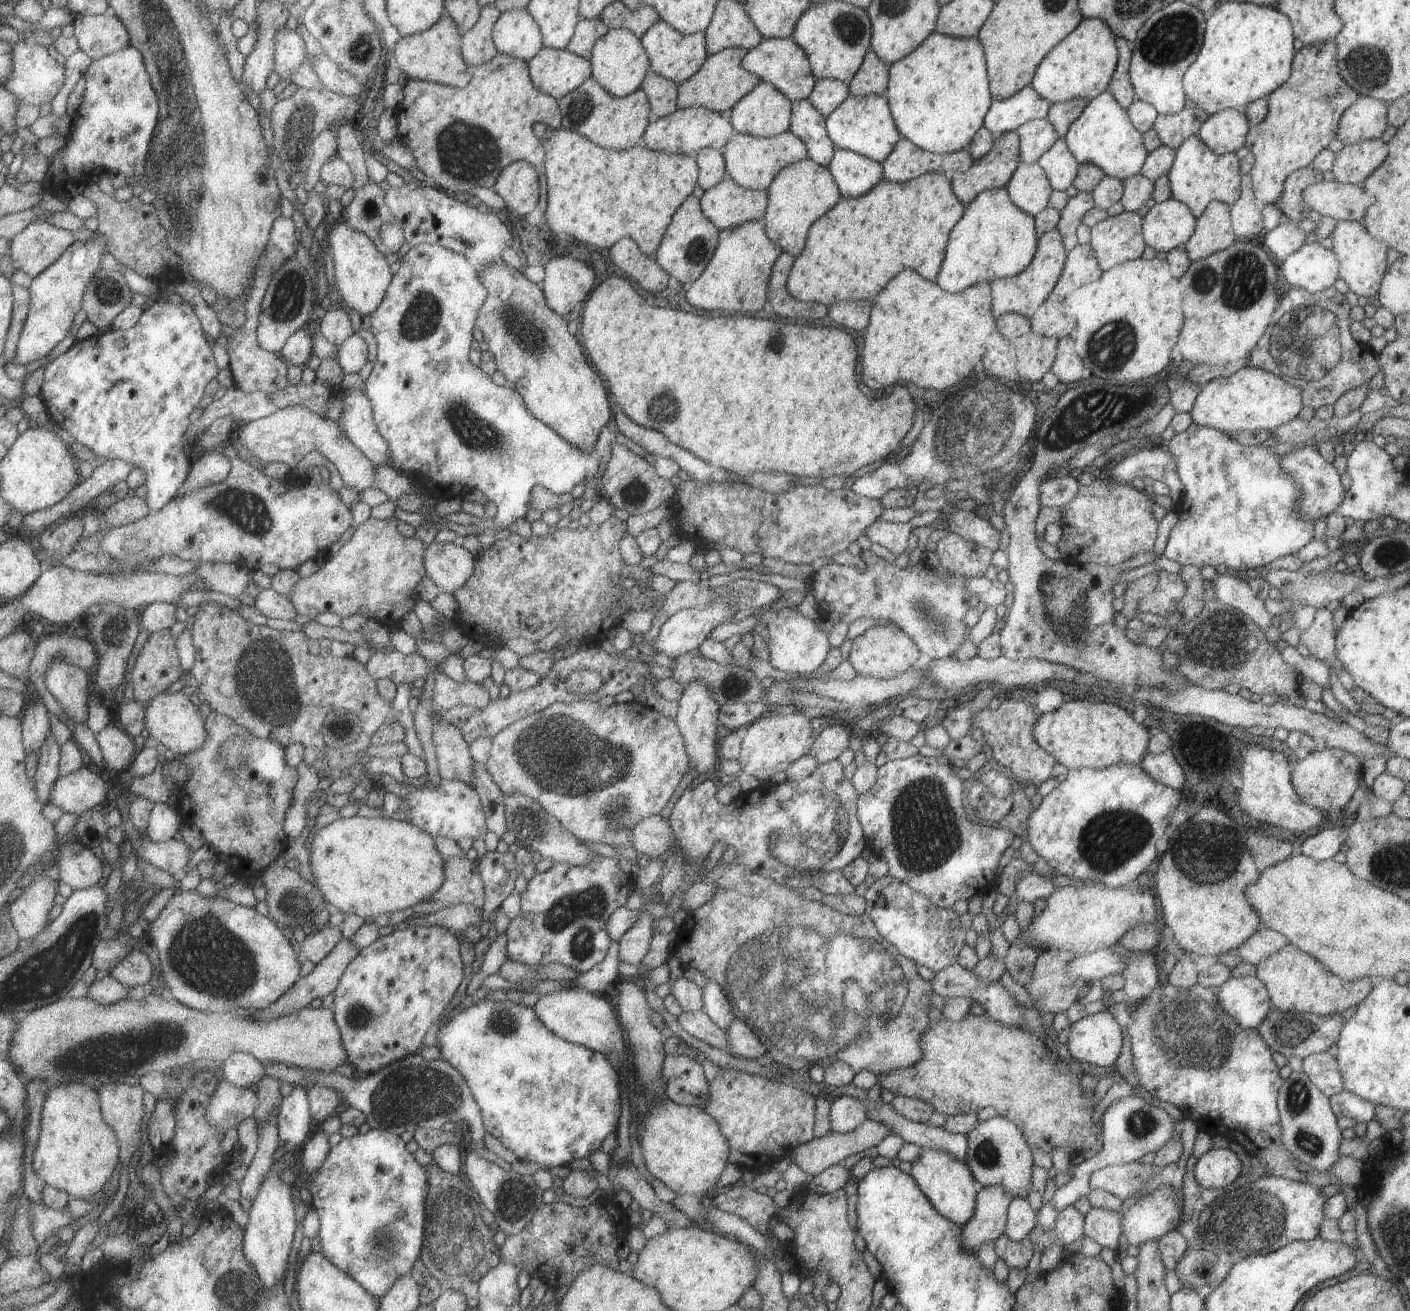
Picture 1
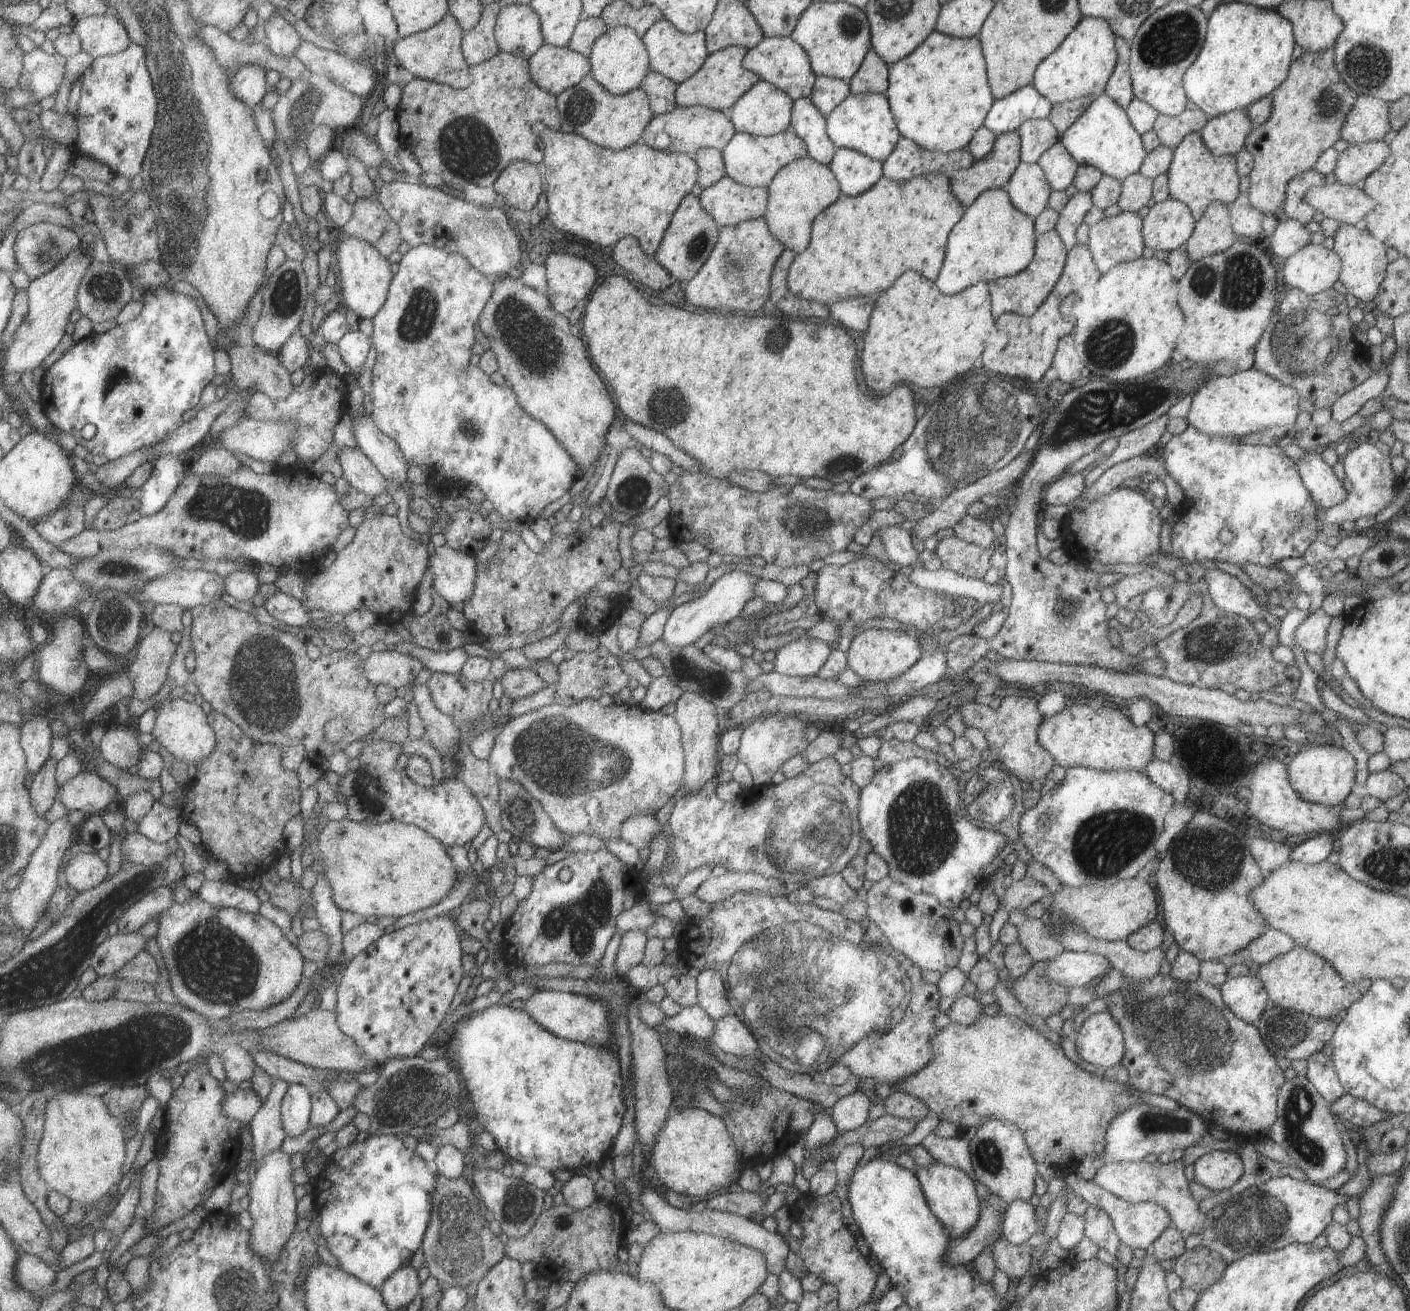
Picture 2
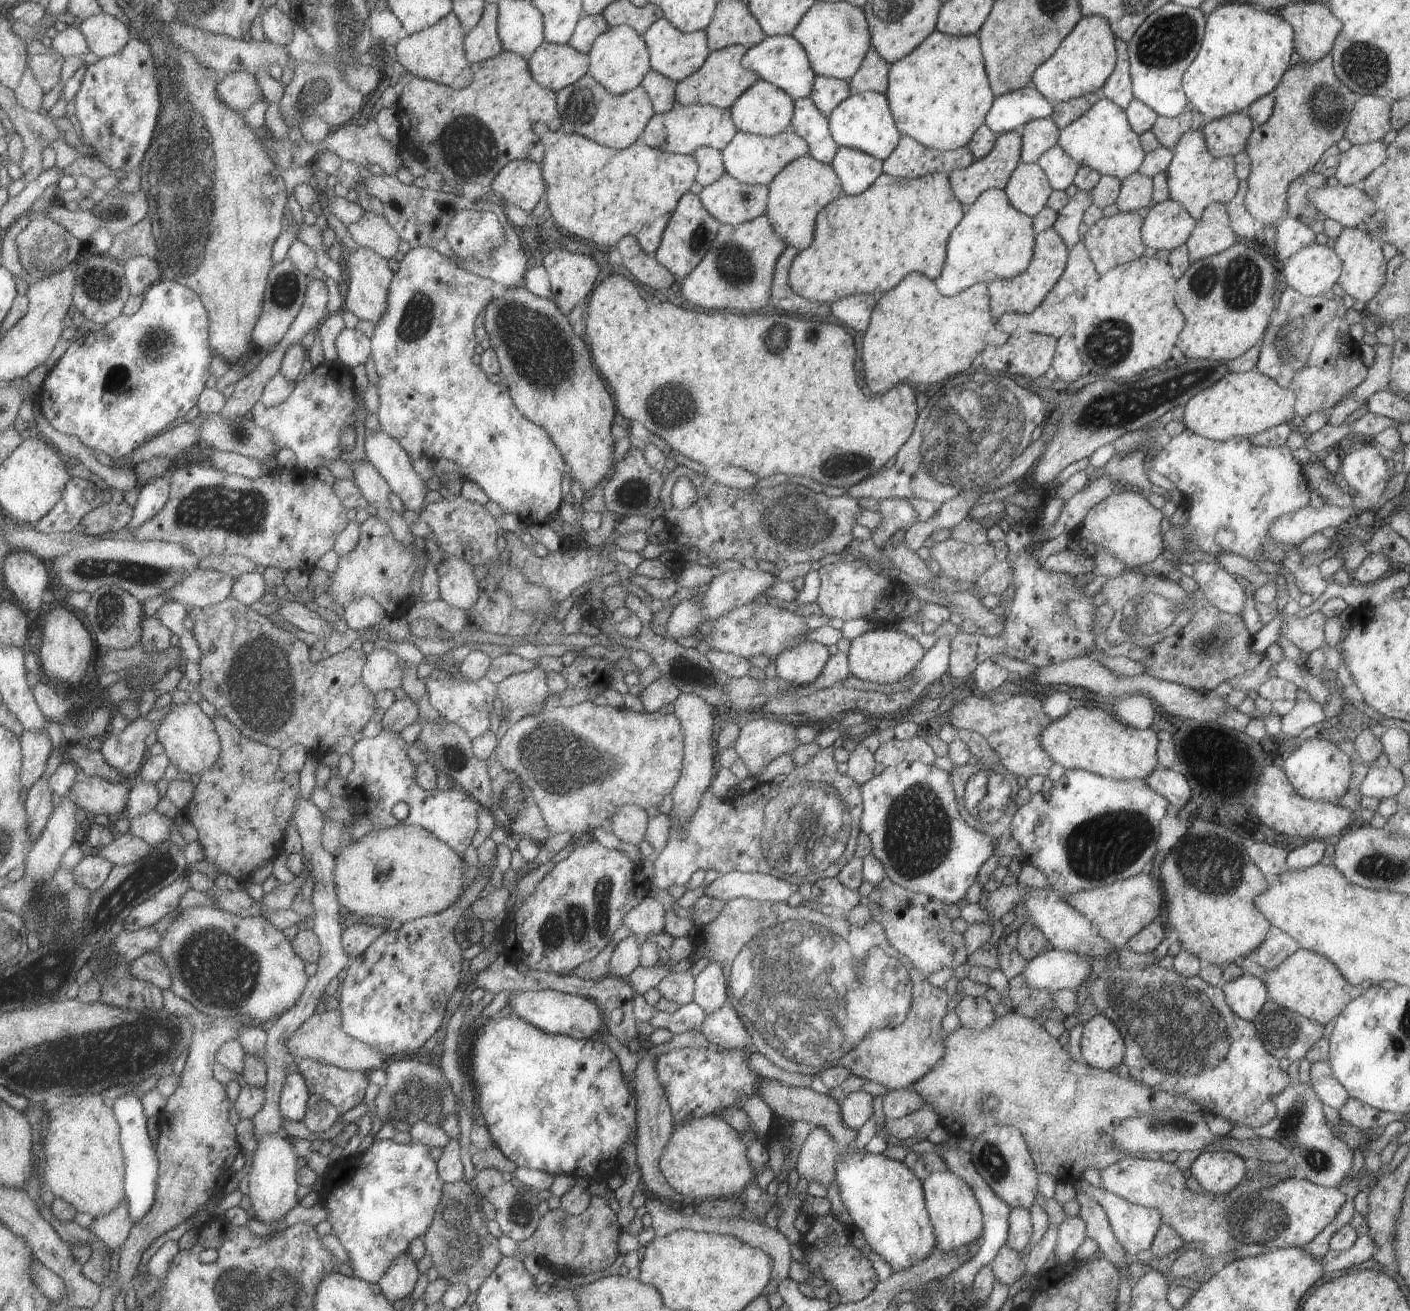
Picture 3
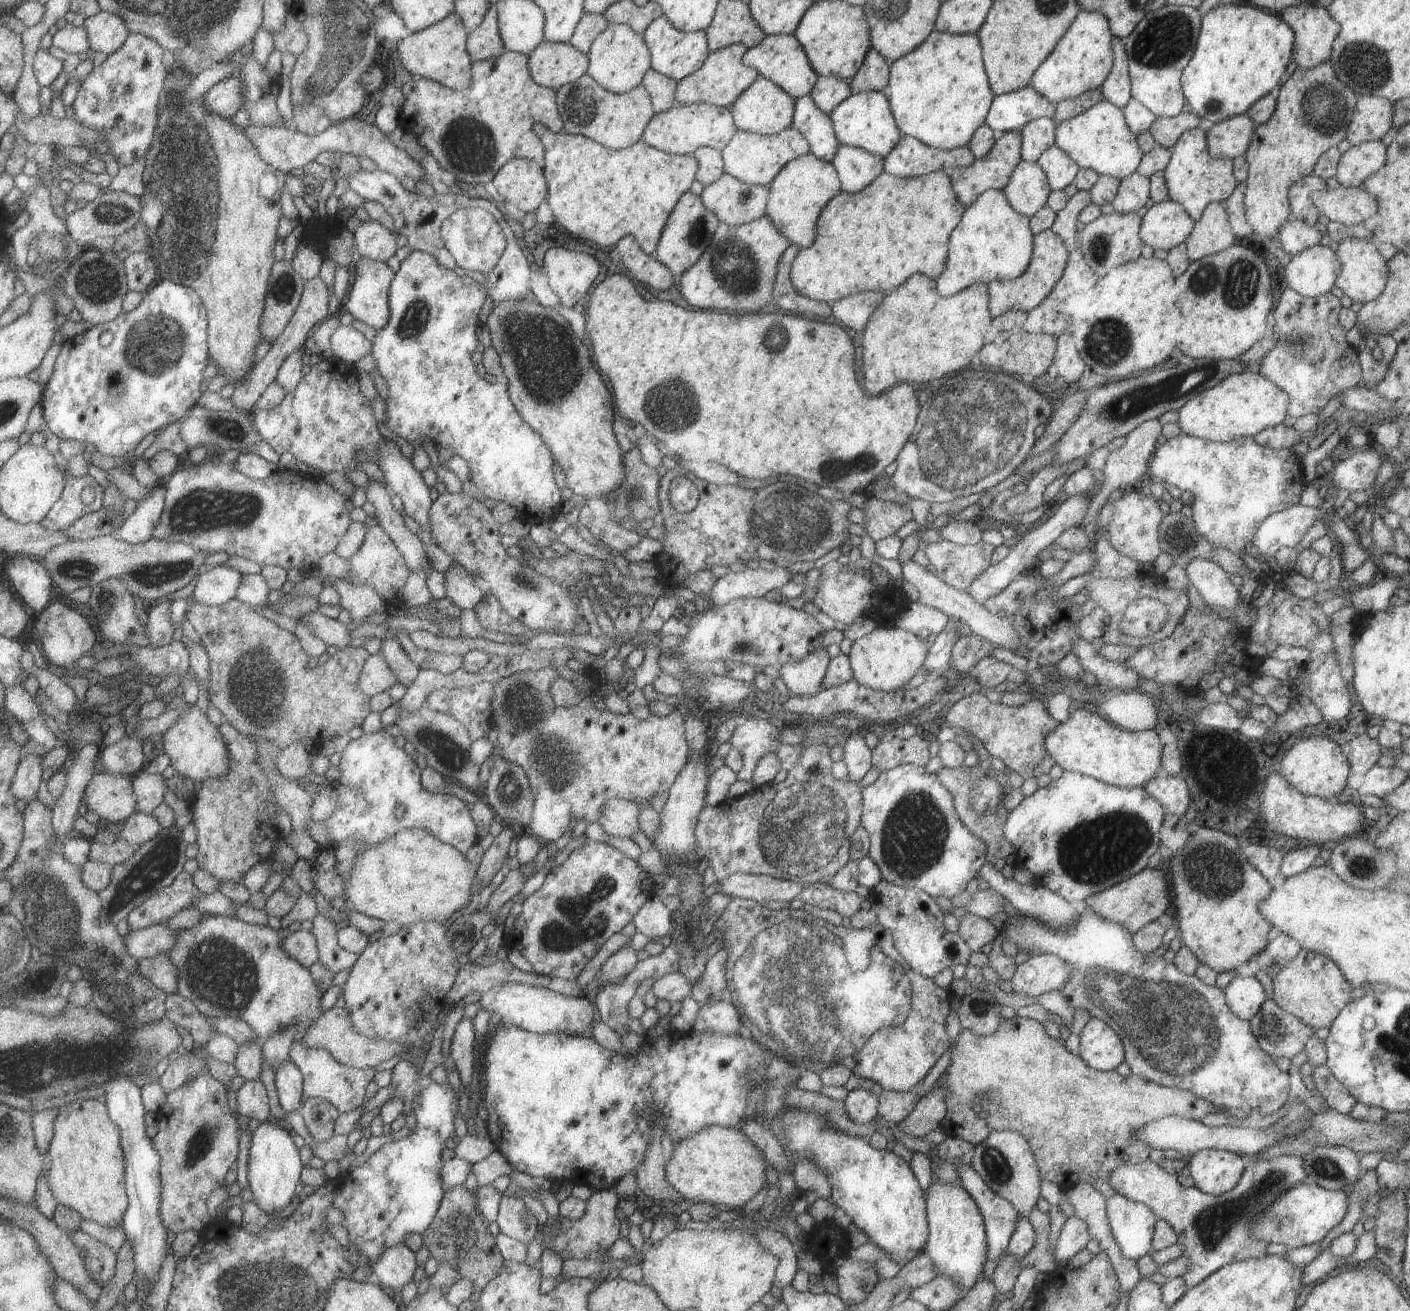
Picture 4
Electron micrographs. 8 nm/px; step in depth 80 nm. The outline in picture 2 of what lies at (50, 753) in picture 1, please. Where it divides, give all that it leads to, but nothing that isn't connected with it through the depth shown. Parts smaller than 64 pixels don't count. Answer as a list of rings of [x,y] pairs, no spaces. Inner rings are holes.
[[[49,758],[43,764],[43,768],[34,776],[30,787],[33,810],[41,818],[45,818],[44,814],[51,810],[51,806],[57,800],[57,790],[60,790],[60,786],[57,784],[57,764],[55,758]]]

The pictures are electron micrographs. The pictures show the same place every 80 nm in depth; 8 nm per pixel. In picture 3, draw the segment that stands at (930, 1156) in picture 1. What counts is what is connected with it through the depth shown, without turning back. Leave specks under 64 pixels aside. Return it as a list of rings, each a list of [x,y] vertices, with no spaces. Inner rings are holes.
[[[948,1169],[943,1172],[931,1172],[922,1180],[922,1190],[924,1195],[924,1206],[929,1216],[931,1230],[933,1230],[933,1242],[935,1249],[939,1252],[949,1252],[949,1250],[965,1250],[965,1246],[971,1246],[977,1242],[977,1238],[982,1238],[982,1213],[969,1190],[969,1186],[950,1172]]]

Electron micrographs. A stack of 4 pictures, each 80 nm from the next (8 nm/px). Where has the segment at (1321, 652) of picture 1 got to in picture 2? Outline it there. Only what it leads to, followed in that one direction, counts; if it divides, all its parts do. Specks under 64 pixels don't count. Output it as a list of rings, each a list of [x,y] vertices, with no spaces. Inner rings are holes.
[[[1318,609],[1295,628],[1293,642],[1306,653],[1323,655],[1326,647],[1326,630],[1331,618]]]

